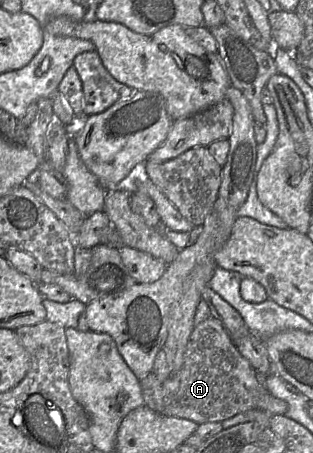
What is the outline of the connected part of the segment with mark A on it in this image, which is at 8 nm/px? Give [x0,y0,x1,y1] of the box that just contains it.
[140,317,259,424]

